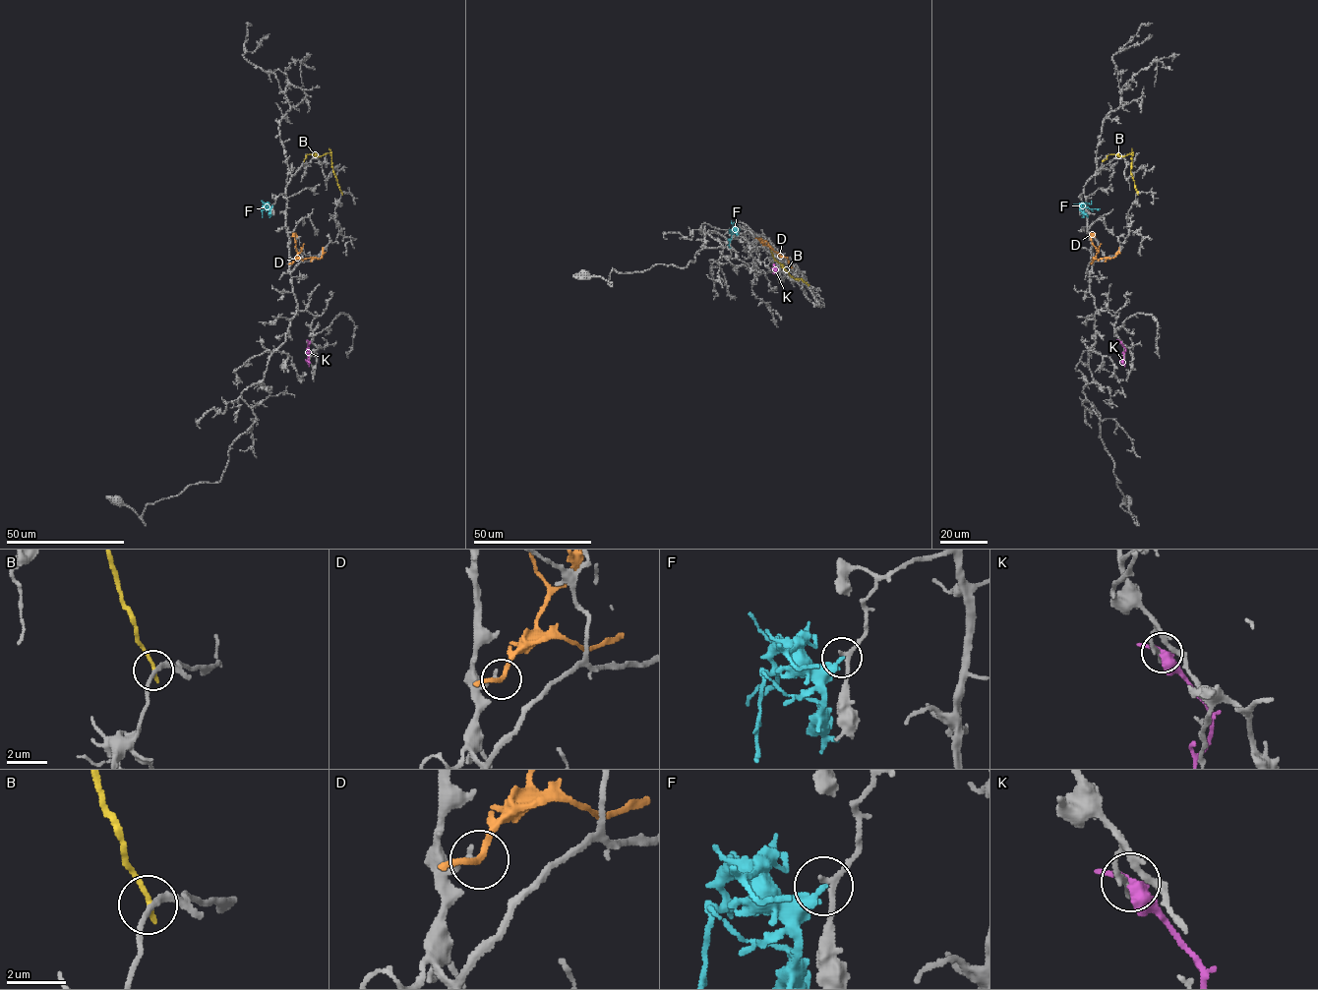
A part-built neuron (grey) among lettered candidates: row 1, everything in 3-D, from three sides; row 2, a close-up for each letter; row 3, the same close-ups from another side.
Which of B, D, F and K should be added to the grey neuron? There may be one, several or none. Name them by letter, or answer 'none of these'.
none of these

